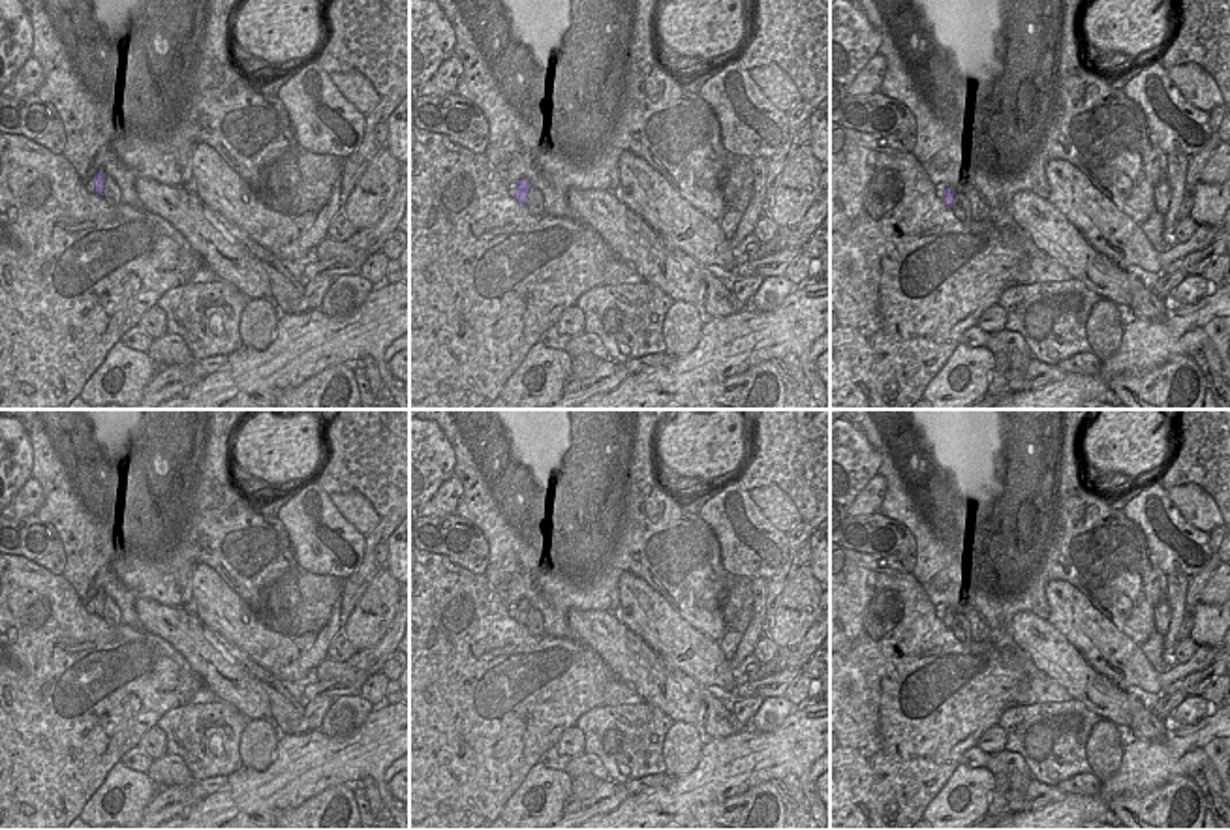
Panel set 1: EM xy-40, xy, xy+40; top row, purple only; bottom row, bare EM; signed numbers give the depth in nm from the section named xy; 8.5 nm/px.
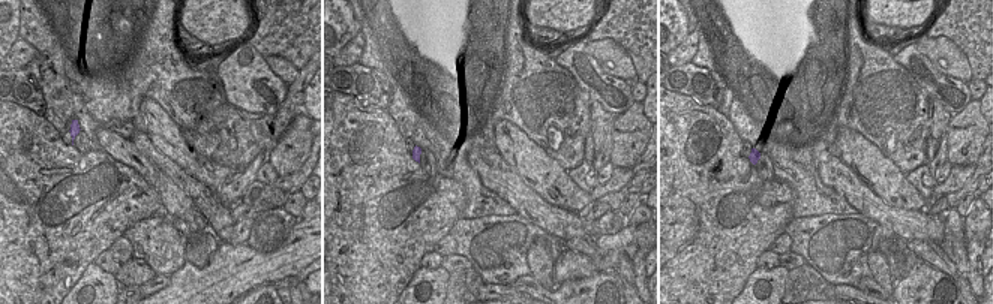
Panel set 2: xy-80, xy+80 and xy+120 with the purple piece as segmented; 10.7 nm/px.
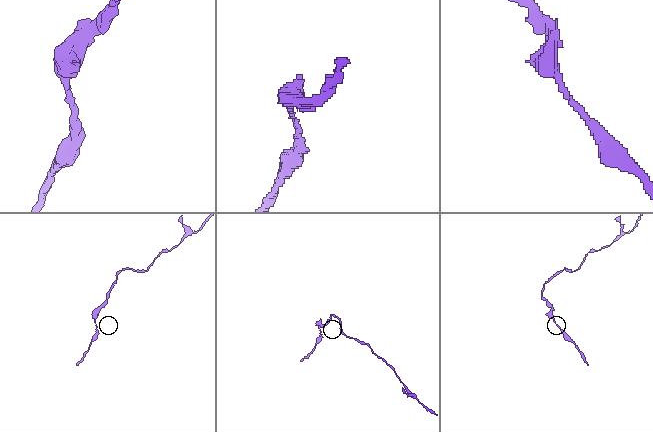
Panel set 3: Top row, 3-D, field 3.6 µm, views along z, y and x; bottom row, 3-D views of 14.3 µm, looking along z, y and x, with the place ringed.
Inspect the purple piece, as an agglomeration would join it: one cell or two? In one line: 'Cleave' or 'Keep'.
Keep

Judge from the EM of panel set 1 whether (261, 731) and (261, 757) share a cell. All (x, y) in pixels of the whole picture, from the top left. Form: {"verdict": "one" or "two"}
{"verdict": "one"}

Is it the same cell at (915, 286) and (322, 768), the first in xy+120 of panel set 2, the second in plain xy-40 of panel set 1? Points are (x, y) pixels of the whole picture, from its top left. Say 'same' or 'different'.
different

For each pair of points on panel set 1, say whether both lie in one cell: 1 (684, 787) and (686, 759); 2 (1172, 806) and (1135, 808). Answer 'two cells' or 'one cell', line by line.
1: two cells
2: one cell

